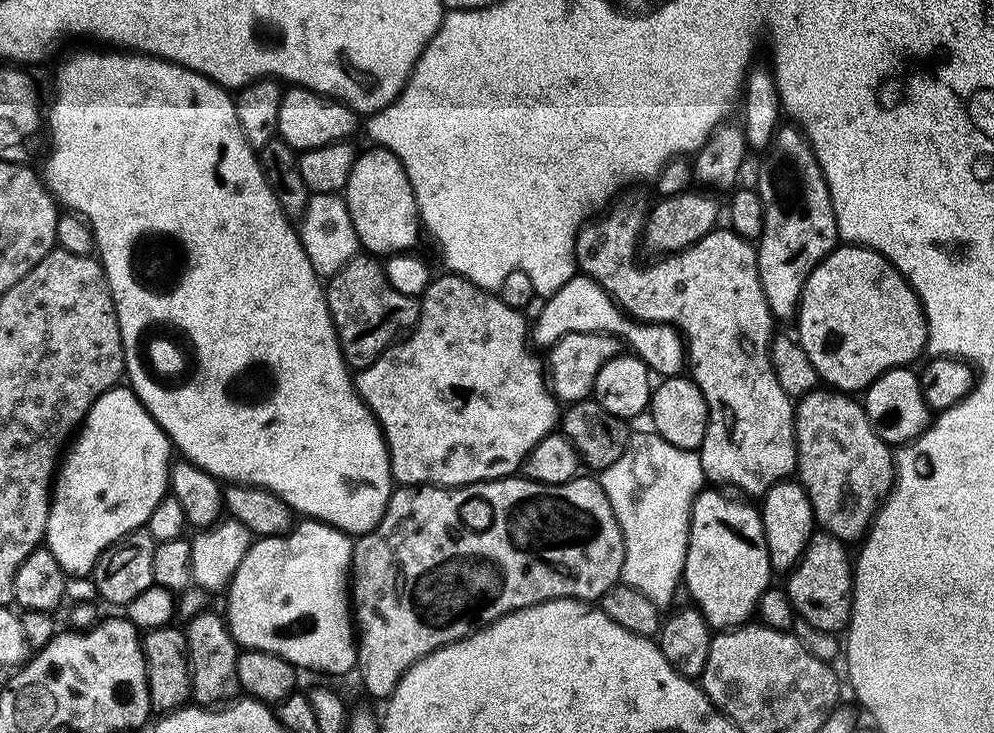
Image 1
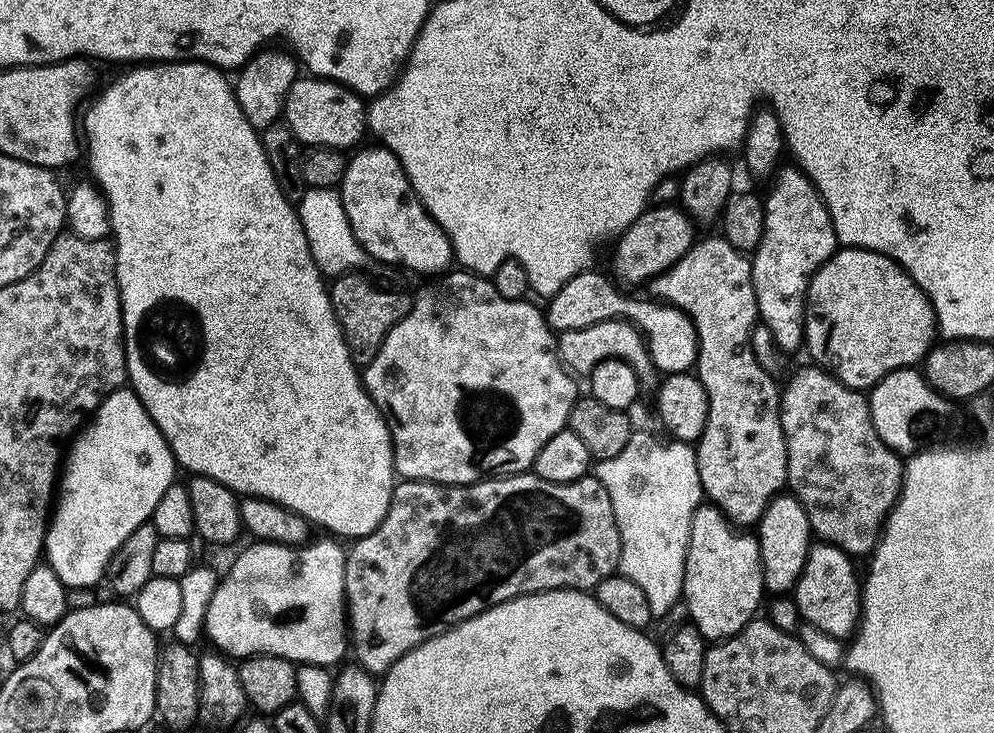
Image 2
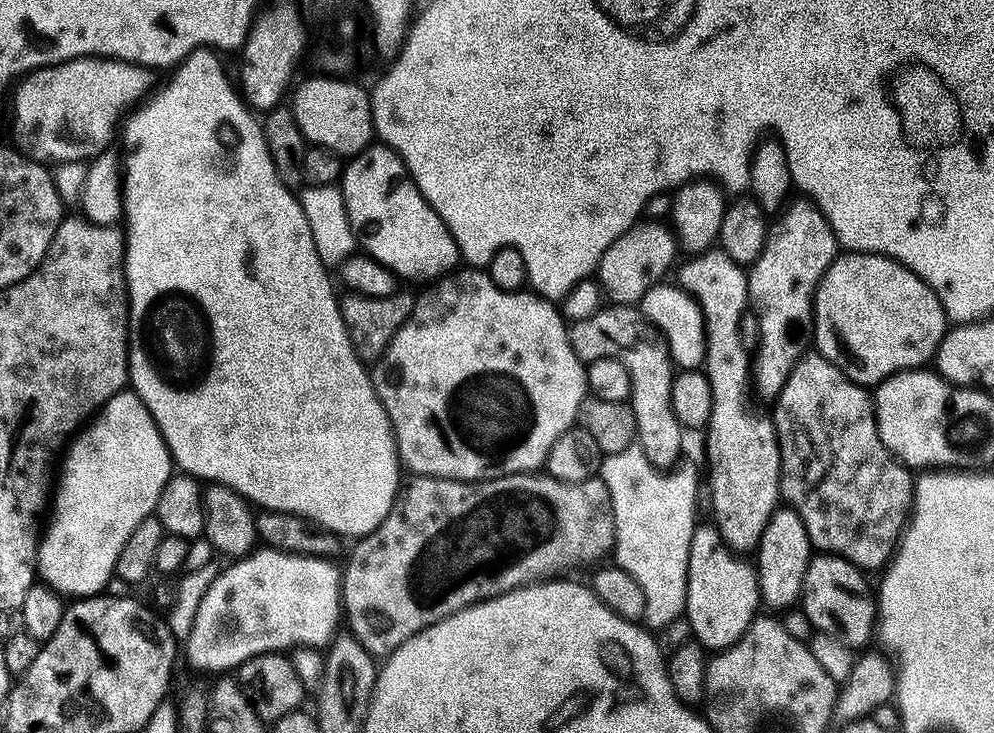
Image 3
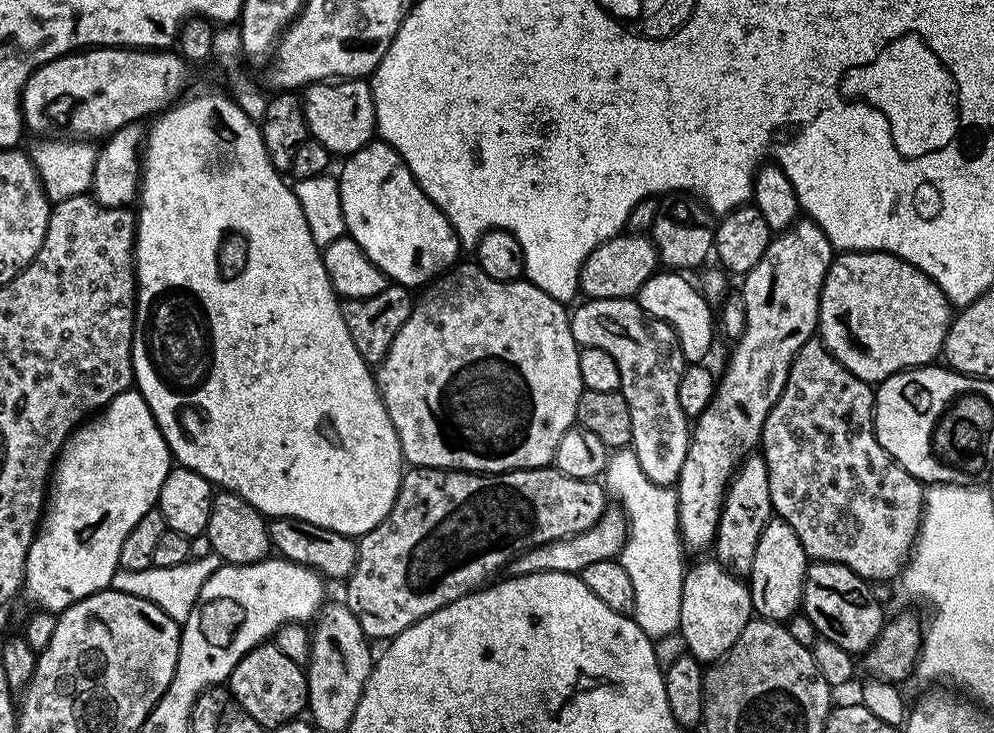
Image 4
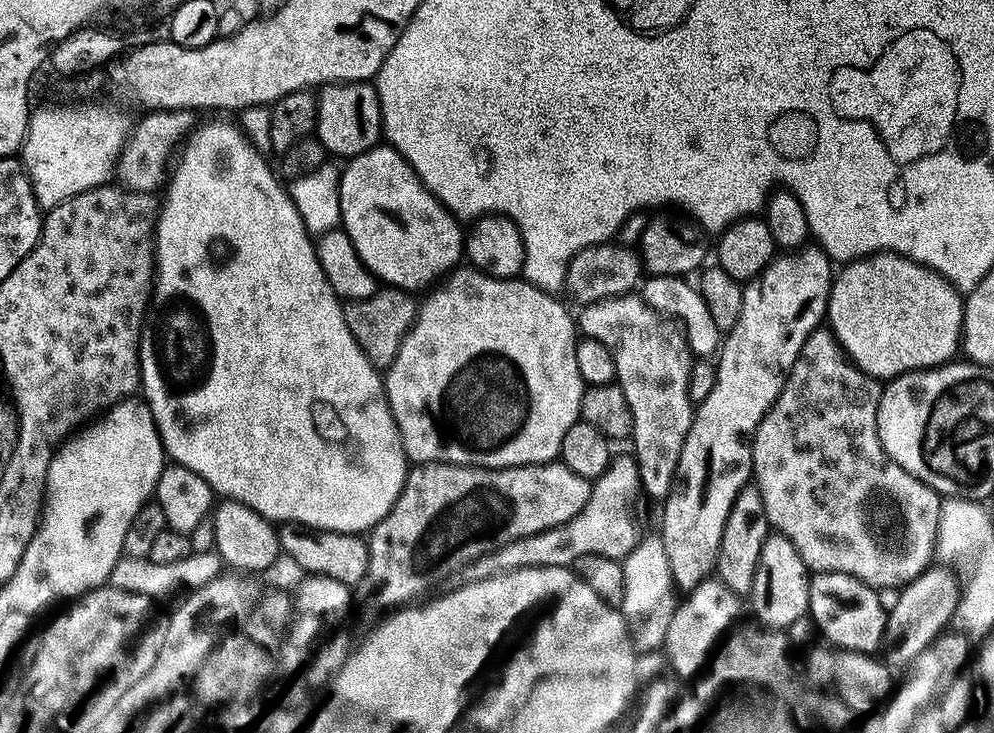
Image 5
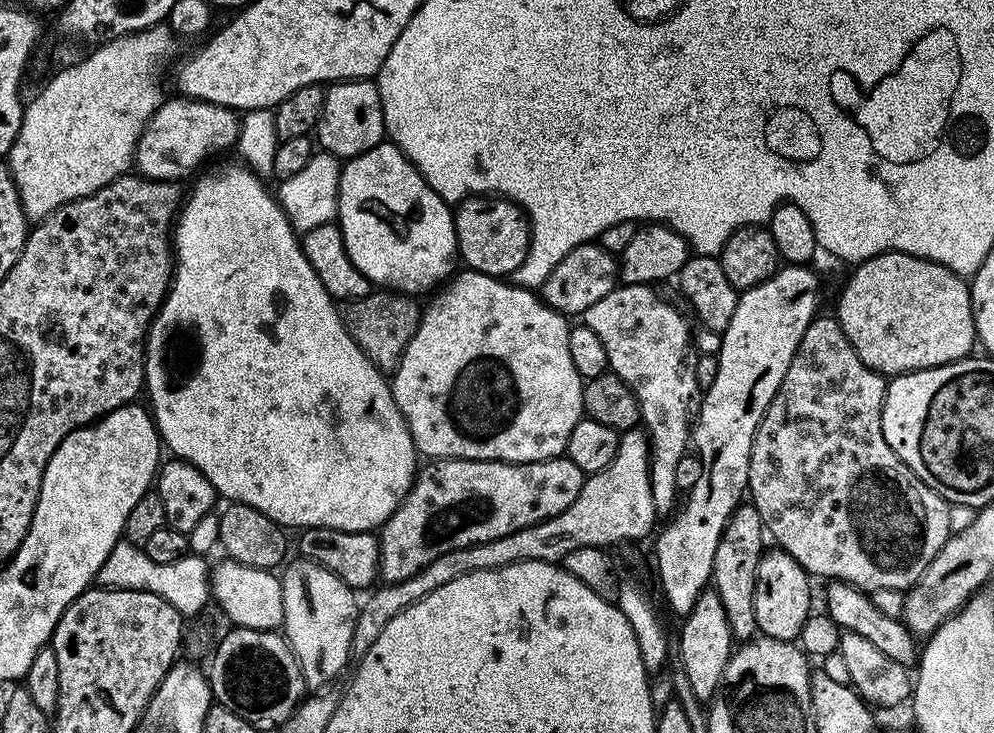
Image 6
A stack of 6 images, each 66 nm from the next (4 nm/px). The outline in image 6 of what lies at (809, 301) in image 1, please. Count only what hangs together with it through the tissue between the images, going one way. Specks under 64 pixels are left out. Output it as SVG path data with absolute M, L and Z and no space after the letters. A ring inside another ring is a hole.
M881 252L878 256L872 256L868 260L857 263L853 268L856 269L853 270L848 285L840 292L840 301L836 304L834 315L840 321L846 338L854 346L858 358L862 358L862 362L868 368L891 378L906 372L914 372L917 368L937 368L943 364L952 364L956 360L963 360L964 357L973 355L978 341L974 326L974 314L972 313L972 290L965 277L959 276L957 272L952 272L946 266L935 264L932 260L923 260L920 256L911 256L905 252Z

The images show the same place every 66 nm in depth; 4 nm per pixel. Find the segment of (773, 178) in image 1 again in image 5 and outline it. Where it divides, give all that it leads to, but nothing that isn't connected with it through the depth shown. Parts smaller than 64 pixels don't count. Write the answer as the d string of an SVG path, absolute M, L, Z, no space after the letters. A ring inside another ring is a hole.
M805 246L777 255L753 280L743 285L742 314L738 314L734 330L727 332L719 347L714 390L710 390L701 404L695 405L690 430L678 458L676 480L667 498L662 501L664 518L660 522L658 535L664 543L672 583L681 593L692 592L698 582L709 579L715 573L718 546L722 546L722 530L726 530L730 506L734 506L734 498L738 498L740 491L749 487L752 480L752 437L778 398L802 350L802 342L806 342L814 329L825 323L833 279L834 264L823 248Z

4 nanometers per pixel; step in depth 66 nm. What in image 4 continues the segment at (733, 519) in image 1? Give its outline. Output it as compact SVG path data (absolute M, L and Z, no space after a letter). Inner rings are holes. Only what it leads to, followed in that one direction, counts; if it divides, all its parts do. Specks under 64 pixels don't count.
M700 560L685 571L678 636L688 647L685 648L687 655L699 660L701 665L723 660L734 642L738 642L738 634L746 630L753 618L752 591L741 577L723 568L719 560Z

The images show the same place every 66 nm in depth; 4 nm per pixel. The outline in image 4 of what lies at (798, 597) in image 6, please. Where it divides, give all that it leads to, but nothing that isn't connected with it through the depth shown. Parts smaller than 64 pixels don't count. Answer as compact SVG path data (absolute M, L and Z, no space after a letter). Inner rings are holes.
M773 518L768 521L762 538L758 538L758 550L754 550L754 566L746 577L752 591L752 610L757 617L777 622L787 622L801 611L804 598L804 575L810 558L798 542L798 534L784 520Z

